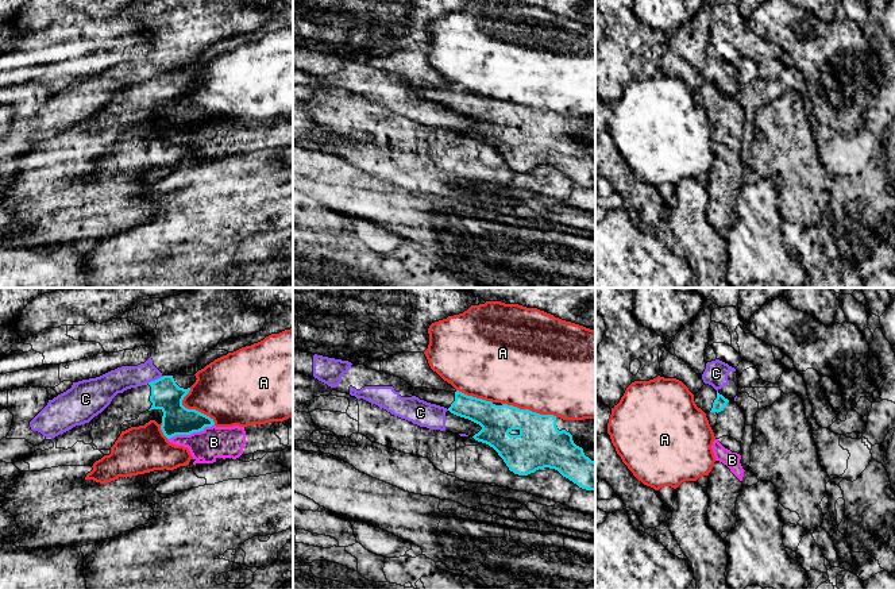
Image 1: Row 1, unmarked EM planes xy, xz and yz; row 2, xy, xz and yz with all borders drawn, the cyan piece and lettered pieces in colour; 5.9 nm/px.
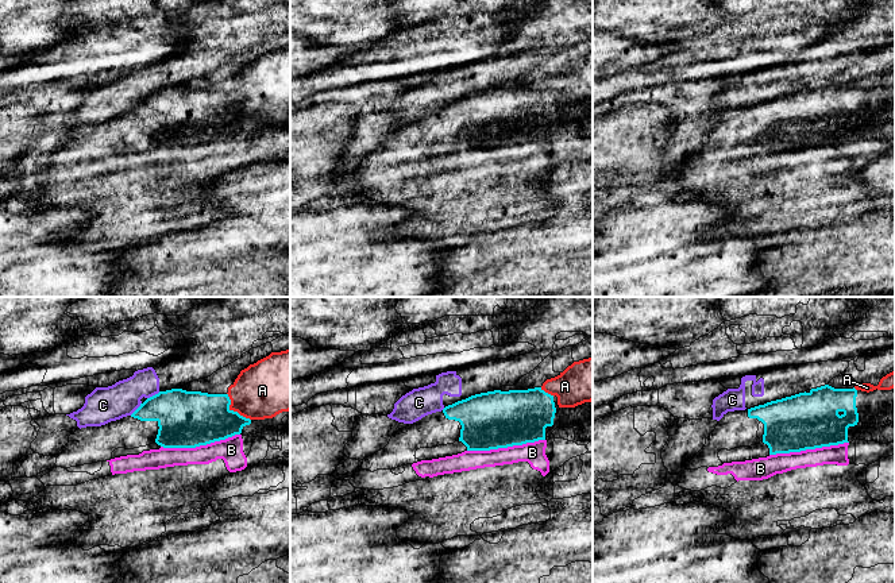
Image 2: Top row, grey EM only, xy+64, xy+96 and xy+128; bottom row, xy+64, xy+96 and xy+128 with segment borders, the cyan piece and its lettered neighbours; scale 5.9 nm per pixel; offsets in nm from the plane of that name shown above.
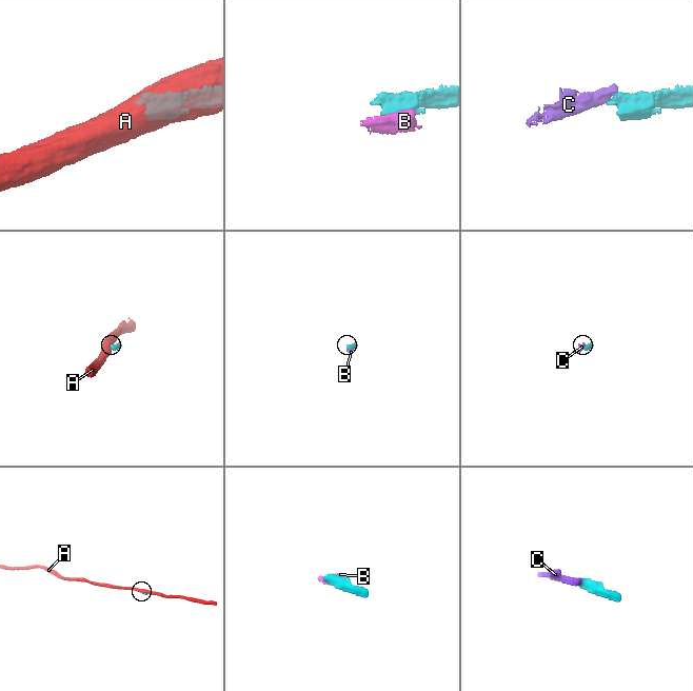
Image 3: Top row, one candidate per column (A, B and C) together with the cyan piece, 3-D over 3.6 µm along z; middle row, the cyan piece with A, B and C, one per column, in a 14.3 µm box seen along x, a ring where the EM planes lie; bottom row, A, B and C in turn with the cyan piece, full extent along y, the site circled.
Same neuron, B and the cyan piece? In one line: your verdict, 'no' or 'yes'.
yes

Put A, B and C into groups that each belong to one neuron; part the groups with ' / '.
A / B / C

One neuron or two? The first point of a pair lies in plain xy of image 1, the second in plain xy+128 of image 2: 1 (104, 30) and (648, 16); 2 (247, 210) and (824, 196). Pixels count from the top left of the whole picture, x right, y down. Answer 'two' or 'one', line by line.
1: two
2: two

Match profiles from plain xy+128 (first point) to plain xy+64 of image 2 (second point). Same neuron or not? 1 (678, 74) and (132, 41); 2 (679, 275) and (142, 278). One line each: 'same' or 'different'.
1: same
2: different

